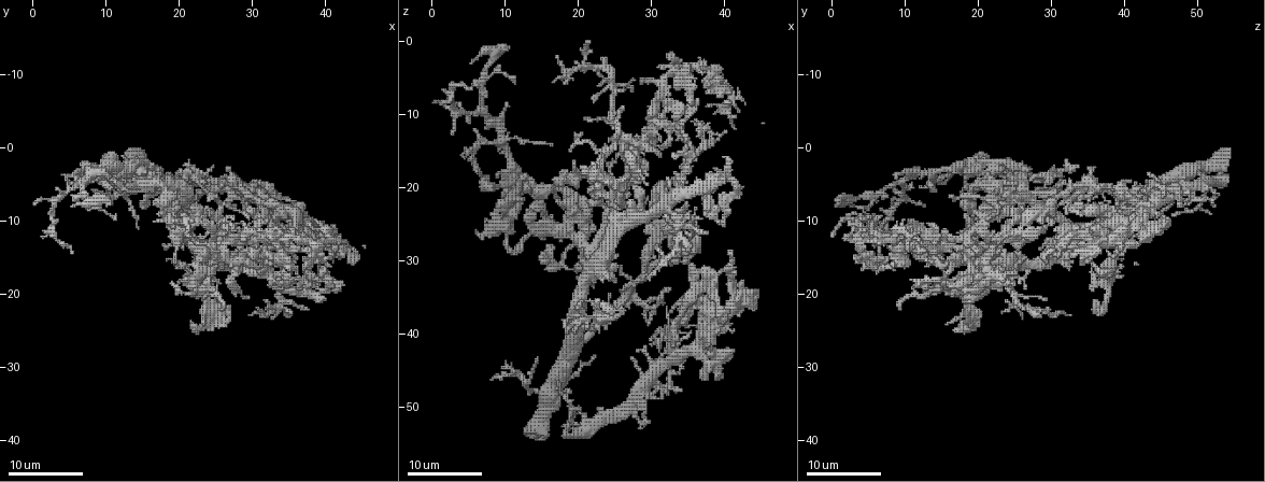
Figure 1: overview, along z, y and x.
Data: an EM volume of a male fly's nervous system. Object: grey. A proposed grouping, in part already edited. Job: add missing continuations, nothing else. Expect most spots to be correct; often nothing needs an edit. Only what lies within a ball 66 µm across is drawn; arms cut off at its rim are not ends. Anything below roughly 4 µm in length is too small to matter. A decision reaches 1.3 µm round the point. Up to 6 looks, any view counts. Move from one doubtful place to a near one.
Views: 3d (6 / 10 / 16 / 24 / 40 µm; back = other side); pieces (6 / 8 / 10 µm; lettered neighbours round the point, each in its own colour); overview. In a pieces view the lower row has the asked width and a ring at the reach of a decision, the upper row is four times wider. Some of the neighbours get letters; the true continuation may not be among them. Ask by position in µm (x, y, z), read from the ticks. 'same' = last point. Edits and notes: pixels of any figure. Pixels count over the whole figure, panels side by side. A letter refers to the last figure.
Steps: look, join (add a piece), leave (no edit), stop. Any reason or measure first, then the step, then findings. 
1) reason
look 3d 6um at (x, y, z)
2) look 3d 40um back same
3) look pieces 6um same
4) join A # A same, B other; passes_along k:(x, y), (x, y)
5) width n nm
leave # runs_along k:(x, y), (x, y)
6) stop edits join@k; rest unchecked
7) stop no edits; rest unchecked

free end
look pieces 8um at (22.5, 9.5, 8.5)

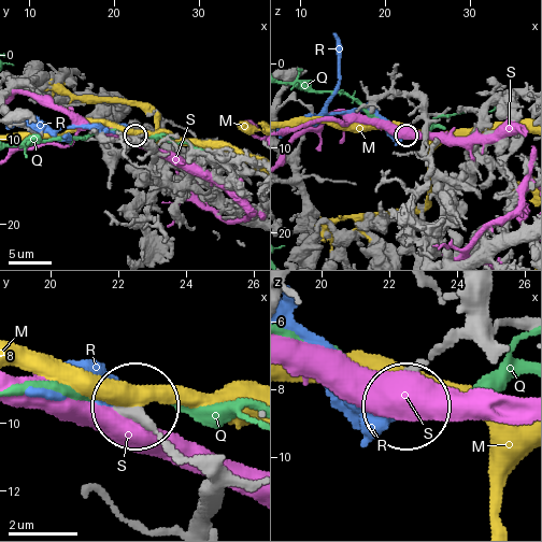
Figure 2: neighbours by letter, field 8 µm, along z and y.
leave # M other, Q other, R other, S other; none of them fits

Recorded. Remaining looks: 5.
free end
look pieces 10um at (27.5, 3.5, 43.5)

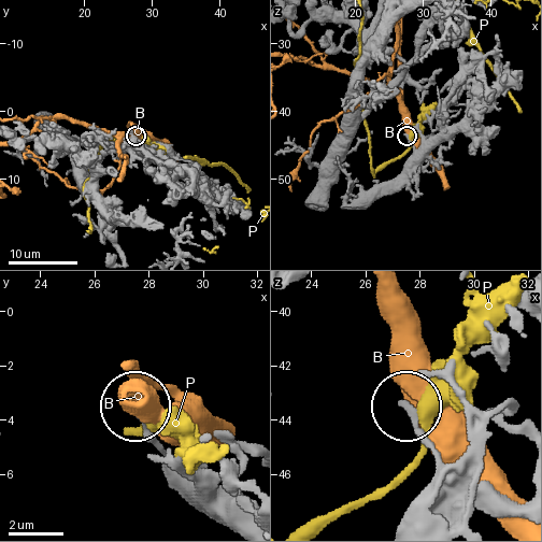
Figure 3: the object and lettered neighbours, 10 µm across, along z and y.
leave # B other, P other; runs_along 3:(404, 517), (434, 469), (432, 441), (409, 409); none of them fits

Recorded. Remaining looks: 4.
an open end
look 3d 6um at (26.0, 5.0, 31.0)

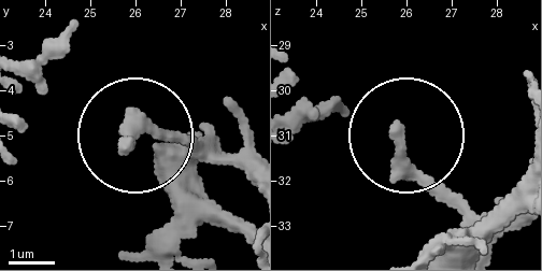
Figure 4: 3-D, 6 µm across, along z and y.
look pieces 10um at (25.80, 5.20, 30.95)

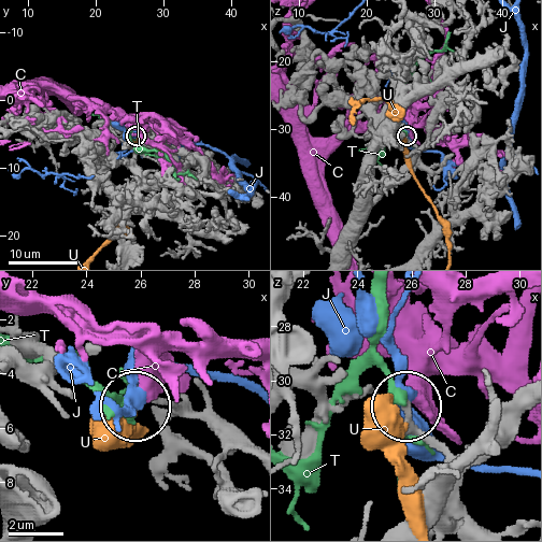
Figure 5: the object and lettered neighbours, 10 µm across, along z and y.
leave # C other, J other, T other, U other; none of them fits

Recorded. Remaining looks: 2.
stop no edits; rest unchecked

